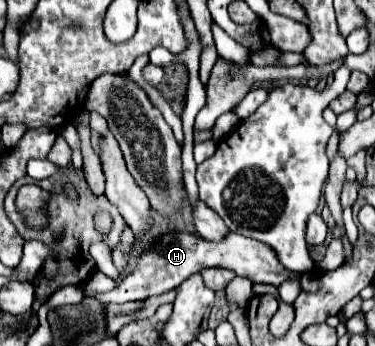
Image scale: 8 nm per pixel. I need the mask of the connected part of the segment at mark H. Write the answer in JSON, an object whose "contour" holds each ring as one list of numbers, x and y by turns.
{"contour":[[179,233,179,235,163,235,157,243,153,251,147,251,143,257,139,257,137,267,121,281,117,283,117,287,105,295,99,295,97,299,103,303,127,303,127,301,143,301,151,295,161,295,165,291,177,289,179,283,183,283,189,275,203,271,205,267,223,267,223,269,231,269,241,277,247,277,251,283,267,283,267,285,275,285,279,287,285,281,295,281,301,275,297,275,295,271,285,271,285,267,281,267,281,263,277,263,277,253,261,241,237,235,237,233,229,233,225,237,225,241,221,243,211,243,205,241,199,235,191,235,191,233]]}

